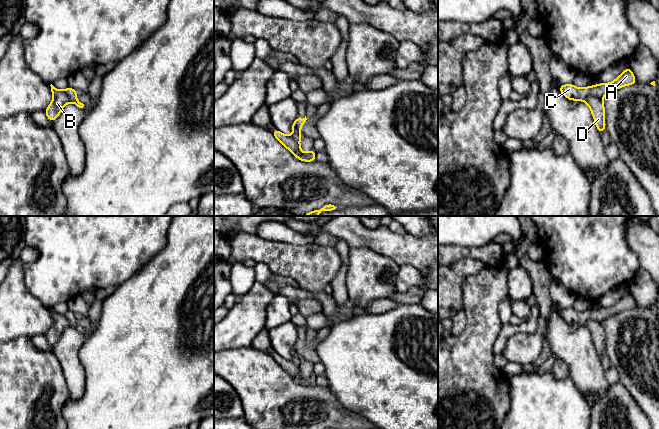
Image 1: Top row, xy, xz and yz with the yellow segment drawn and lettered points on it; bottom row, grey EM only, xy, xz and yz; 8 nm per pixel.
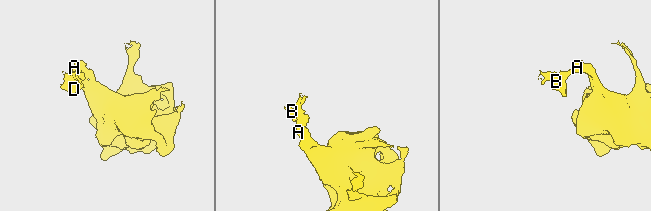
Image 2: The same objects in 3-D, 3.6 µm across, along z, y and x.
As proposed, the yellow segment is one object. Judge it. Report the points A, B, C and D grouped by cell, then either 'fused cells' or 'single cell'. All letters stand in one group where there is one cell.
A C / B D; fused cells

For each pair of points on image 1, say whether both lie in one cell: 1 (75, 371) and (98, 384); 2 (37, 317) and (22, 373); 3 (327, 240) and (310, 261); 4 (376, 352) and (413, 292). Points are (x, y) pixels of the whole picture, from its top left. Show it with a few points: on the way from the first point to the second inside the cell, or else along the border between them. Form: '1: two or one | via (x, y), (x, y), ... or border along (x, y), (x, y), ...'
1: two | border along (78, 355), (84, 371), (85, 390), (77, 399)
2: two | border along (30, 337), (14, 337), (10, 340)
3: two | border along (313, 242), (319, 245), (334, 247)
4: two | border along (418, 303), (398, 305)

